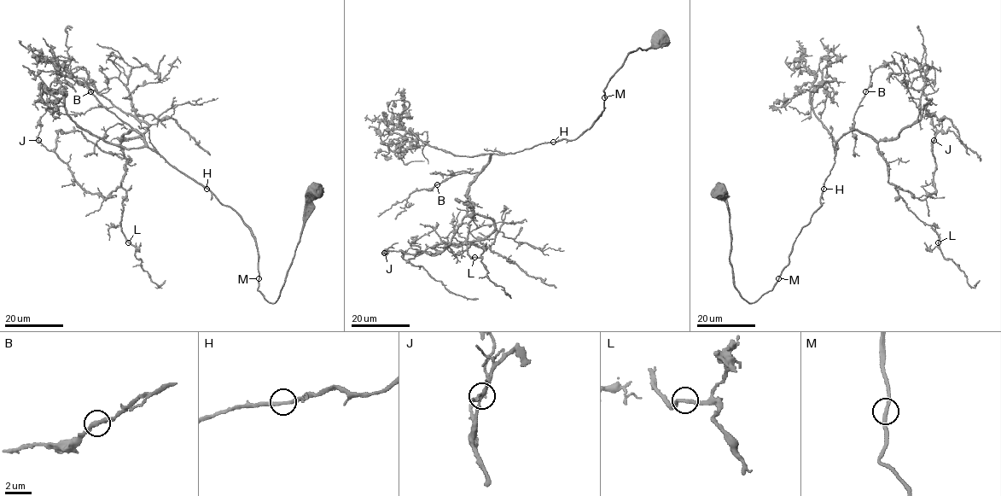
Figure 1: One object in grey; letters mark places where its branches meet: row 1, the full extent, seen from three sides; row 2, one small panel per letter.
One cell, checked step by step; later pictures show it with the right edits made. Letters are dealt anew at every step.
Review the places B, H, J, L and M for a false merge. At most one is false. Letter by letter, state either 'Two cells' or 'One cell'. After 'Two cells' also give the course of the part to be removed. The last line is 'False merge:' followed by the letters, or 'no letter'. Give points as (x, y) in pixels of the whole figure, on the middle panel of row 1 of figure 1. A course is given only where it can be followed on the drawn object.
B: One cell
H: One cell
J: One cell
L: One cell
M: One cell
False merge: no letter

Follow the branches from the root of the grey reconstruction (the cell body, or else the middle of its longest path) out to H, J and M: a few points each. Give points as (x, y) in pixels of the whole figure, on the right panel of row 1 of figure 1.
H: (719, 190), (729, 208), (733, 283), (754, 302), (788, 264), (795, 237), (821, 206), (823, 189)
J: (719, 190), (733, 283), (754, 302), (821, 206), (844, 135), (869, 136), (888, 181), (921, 200), (934, 141)
M: (719, 190), (718, 195), (729, 208), (730, 261), (737, 292), (749, 302), (754, 302), (771, 290), (778, 278)

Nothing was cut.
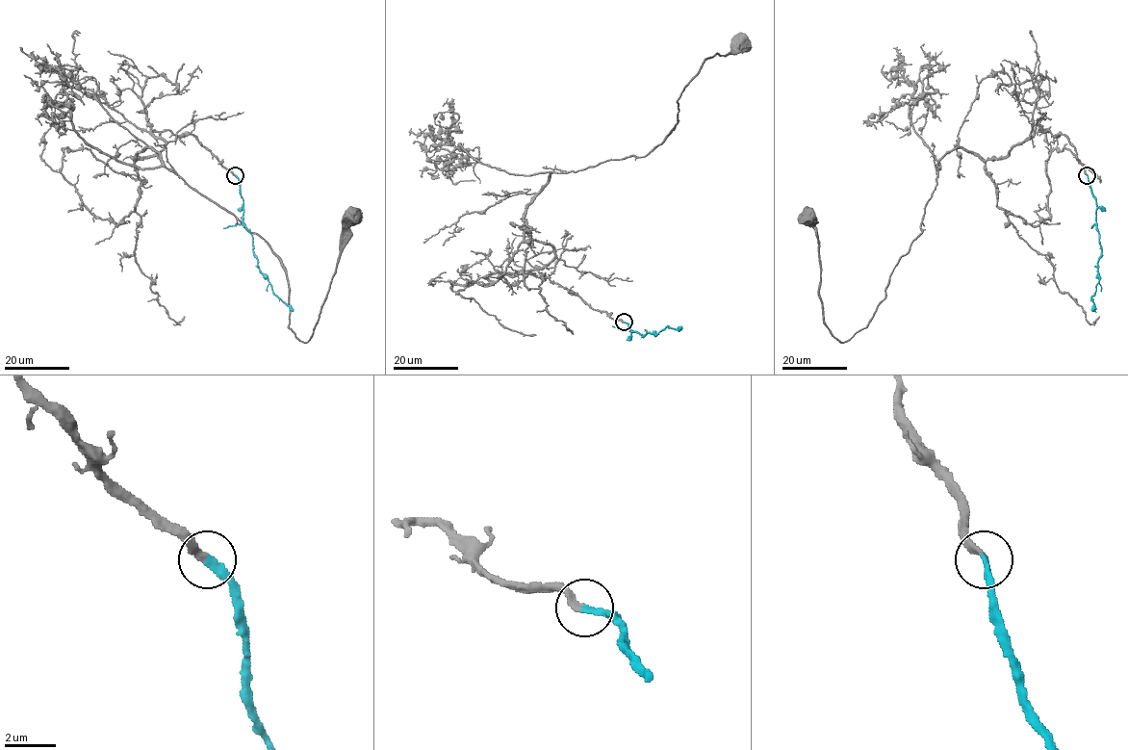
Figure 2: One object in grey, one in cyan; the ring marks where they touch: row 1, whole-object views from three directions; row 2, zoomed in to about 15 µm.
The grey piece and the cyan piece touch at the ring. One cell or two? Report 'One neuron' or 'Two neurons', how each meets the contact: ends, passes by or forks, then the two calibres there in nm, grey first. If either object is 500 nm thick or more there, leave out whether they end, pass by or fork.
One neuron. At the ring grey ends. At the ring cyan ends. Thickness 280 nm (grey) against 280 nm

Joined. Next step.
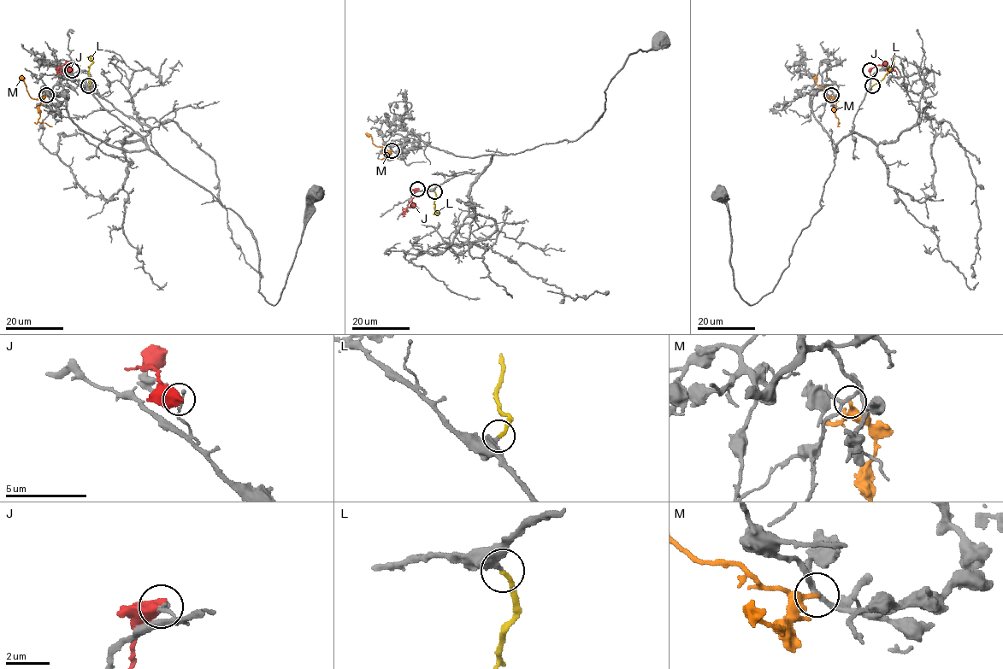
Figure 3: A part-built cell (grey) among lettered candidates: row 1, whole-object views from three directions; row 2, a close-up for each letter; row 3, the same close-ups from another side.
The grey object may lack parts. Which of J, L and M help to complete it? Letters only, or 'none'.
L

